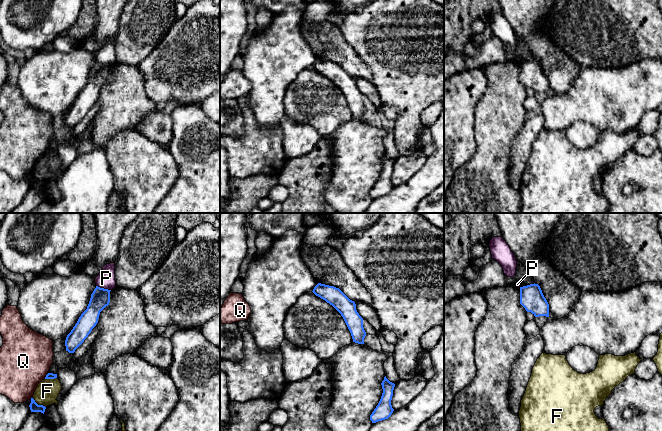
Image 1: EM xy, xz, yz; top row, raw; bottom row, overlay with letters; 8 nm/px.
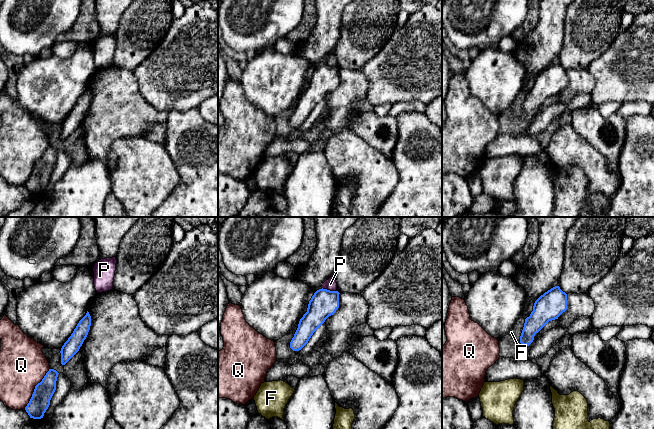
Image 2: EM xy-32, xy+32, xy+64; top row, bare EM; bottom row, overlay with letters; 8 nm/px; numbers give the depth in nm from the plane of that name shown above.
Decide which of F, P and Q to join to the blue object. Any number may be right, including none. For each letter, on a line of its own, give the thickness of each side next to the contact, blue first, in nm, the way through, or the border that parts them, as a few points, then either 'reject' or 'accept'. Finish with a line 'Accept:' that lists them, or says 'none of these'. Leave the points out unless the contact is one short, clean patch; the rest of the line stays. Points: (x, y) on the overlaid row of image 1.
F: calibres 80 and 190 nm; reject
P: calibres 160 and 140 nm; border xy (96, 285), (110, 290); reject
Q: calibres 50 and 420 nm; border xy (47, 374), (44, 378); reject
Accept: none of these

